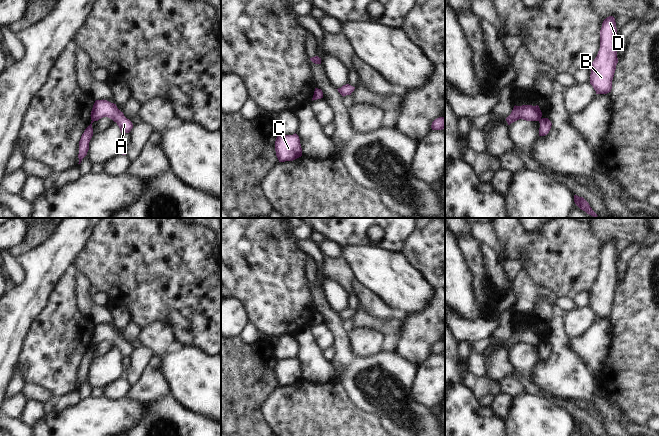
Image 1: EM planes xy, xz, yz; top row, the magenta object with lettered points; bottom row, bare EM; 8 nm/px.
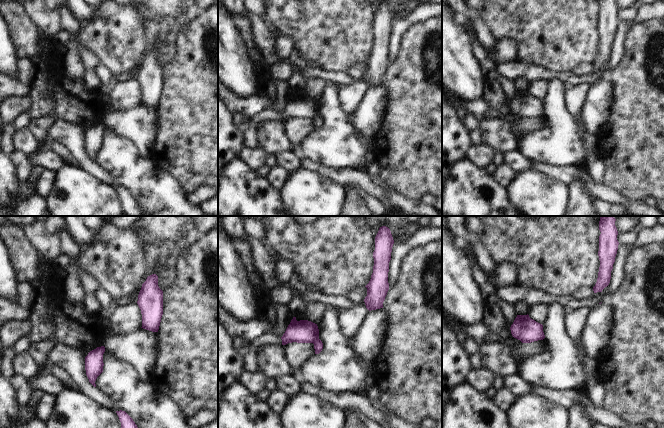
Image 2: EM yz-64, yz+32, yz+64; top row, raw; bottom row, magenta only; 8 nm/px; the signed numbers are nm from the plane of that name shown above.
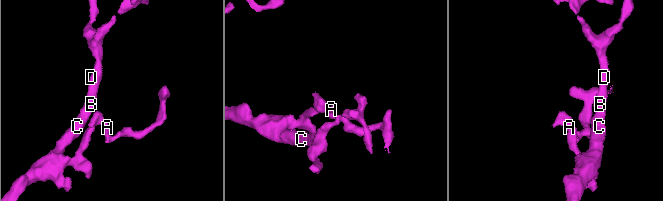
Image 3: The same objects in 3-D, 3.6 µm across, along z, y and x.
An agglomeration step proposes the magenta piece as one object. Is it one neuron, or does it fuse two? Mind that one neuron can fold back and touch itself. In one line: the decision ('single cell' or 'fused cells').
fused cells

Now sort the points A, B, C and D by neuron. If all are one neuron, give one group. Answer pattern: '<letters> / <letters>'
A / B C D

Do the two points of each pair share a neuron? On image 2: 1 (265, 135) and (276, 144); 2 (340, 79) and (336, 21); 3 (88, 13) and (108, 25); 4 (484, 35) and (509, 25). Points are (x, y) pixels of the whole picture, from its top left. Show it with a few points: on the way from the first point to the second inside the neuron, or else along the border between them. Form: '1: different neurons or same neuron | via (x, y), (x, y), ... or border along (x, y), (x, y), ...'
1: same neuron | via (268, 136), (273, 141)
2: different neurons | border along (317, 66), (327, 70), (346, 72)
3: different neurons | border along (98, 10), (90, 21), (81, 24)
4: different neurons | border along (483, 17), (497, 40)

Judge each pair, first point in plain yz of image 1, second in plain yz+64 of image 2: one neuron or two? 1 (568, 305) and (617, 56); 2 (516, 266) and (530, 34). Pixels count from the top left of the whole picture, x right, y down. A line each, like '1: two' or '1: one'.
1: one
2: two

